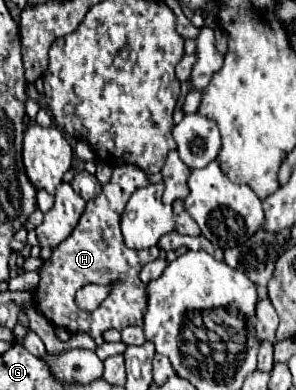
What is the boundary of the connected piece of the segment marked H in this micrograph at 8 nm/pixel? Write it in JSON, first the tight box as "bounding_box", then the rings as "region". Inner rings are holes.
{"bounding_box":[35,165,159,337],"region":[[[119,165],[113,169],[111,181],[103,185],[103,191],[87,203],[73,233],[53,249],[49,261],[41,267],[41,281],[35,291],[35,307],[41,311],[55,327],[63,327],[69,333],[89,333],[91,337],[101,337],[107,329],[115,327],[123,331],[129,325],[141,325],[145,313],[145,285],[139,279],[139,271],[149,261],[159,257],[159,247],[135,251],[123,243],[121,235],[121,215],[131,193],[145,187],[147,175],[135,165]],[[95,283],[111,285],[111,293],[95,311],[83,311],[75,303],[77,289]]]}

